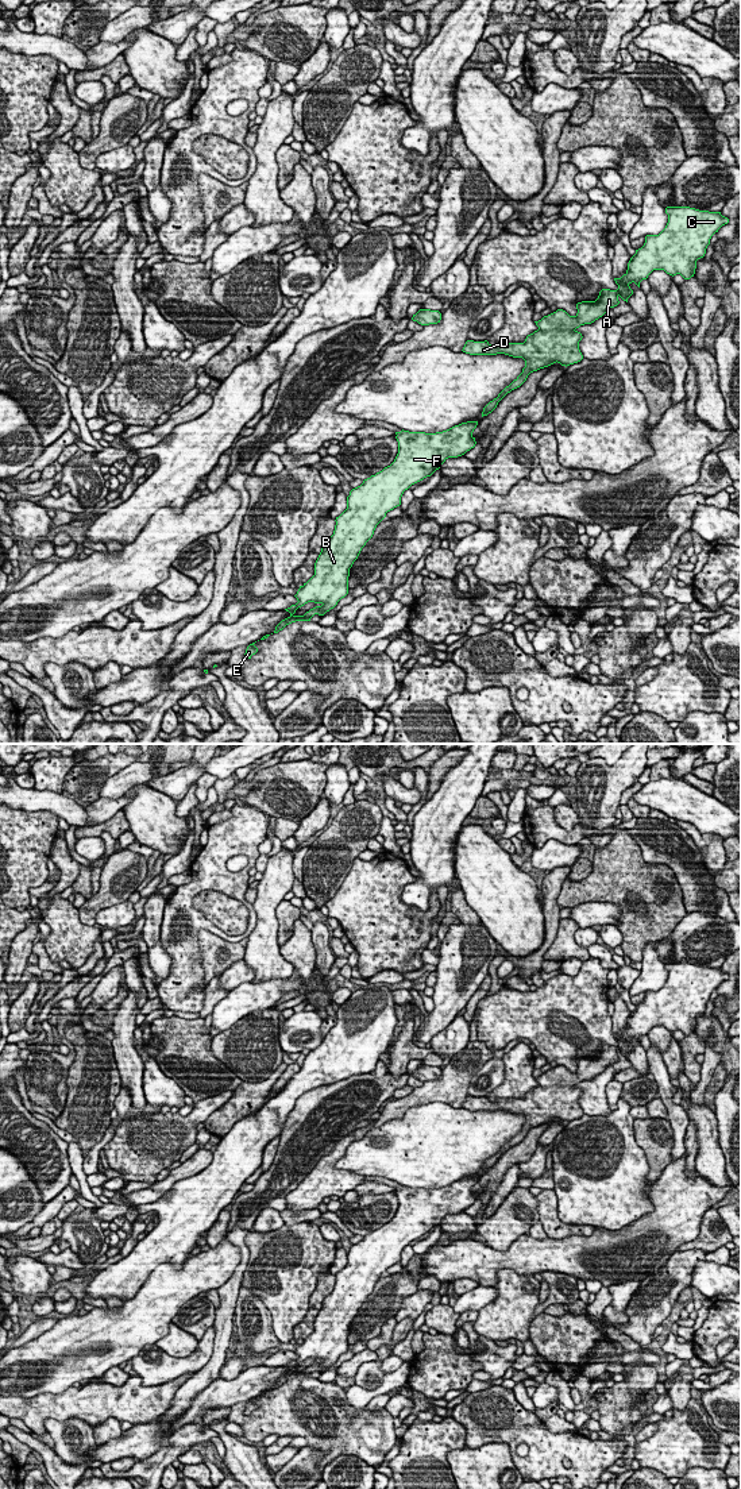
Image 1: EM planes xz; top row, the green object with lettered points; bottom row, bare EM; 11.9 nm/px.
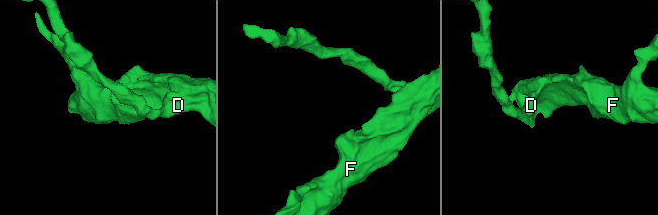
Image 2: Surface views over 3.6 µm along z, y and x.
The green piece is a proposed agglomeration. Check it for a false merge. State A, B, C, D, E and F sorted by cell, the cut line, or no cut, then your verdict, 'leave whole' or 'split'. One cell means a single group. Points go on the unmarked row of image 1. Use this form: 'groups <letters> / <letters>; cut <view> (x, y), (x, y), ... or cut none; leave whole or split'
groups A B C D E F; cut none; leave whole

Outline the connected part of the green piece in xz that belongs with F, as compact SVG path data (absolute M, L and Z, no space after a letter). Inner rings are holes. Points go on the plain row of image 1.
M467 1177L447 1187L436 1189L425 1188L395 1188L398 1210L394 1218L382 1227L364 1235L363 1239L350 1247L347 1265L336 1273L333 1291L323 1300L321 1308L314 1319L314 1331L302 1342L297 1350L297 1359L285 1365L290 1372L282 1376L273 1389L278 1389L286 1381L296 1377L310 1377L314 1370L324 1372L348 1350L350 1324L358 1315L362 1304L373 1293L377 1281L386 1273L386 1269L401 1261L401 1253L412 1241L431 1233L448 1214L458 1214L475 1203L472 1192L478 1177ZM308 1358L317 1362L304 1372L296 1372L296 1366Z

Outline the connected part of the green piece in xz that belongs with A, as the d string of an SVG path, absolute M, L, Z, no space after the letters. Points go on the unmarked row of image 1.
M667 963L665 969L665 984L659 991L647 991L644 1002L630 1014L626 1029L621 1034L614 1034L617 1046L602 1045L595 1057L578 1058L575 1072L563 1065L544 1072L534 1077L539 1085L528 1091L524 1099L491 1102L487 1096L466 1098L462 1107L470 1111L505 1110L525 1116L522 1129L483 1164L482 1173L491 1169L507 1149L520 1143L530 1129L556 1118L566 1123L580 1118L583 1111L579 1098L583 1092L576 1085L594 1079L610 1064L617 1062L620 1053L628 1058L633 1050L629 1042L632 1038L640 1044L640 1038L653 1026L664 1026L672 1033L680 1030L684 1035L694 1033L696 1017L705 1012L711 992L729 979L721 968L690 963Z

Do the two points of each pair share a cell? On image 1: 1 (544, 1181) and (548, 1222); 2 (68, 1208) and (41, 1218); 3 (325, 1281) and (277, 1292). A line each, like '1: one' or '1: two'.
1: two
2: two
3: two

